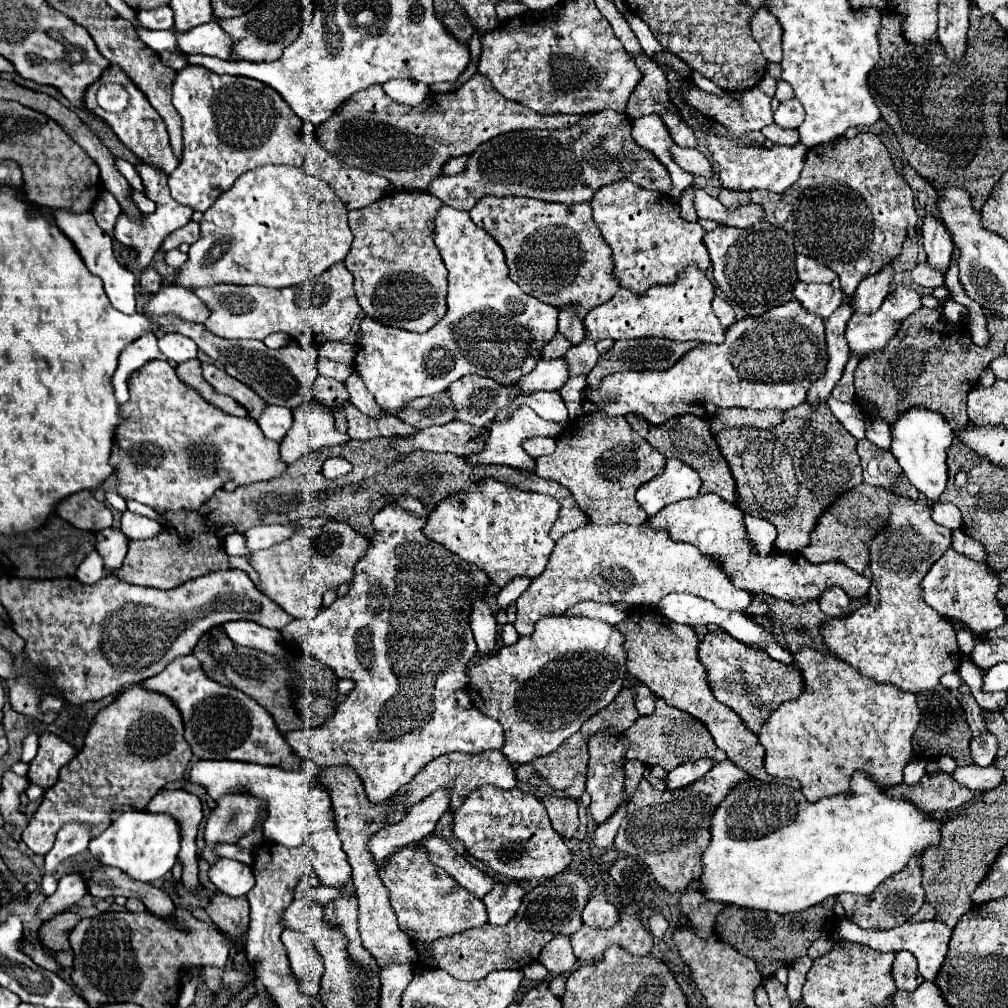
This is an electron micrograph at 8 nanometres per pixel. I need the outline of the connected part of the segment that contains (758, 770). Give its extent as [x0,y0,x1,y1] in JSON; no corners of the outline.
[617,605,771,779]

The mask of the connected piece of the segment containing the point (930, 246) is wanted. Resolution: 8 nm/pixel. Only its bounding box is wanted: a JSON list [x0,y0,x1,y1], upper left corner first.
[923,215,953,273]

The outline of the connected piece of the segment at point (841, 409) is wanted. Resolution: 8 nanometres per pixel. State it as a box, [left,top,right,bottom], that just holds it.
[827,397,865,440]

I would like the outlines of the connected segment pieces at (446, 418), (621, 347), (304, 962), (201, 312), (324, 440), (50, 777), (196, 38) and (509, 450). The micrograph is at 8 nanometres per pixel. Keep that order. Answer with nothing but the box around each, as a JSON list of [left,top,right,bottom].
[[397,391,453,429],[587,339,695,385],[281,929,323,999],[145,285,211,323],[279,401,349,465],[29,733,77,789],[177,21,239,61],[465,407,565,471]]

